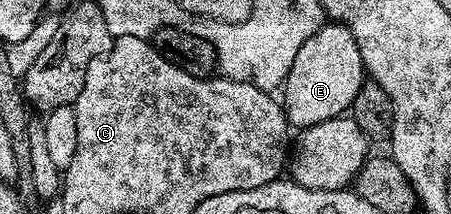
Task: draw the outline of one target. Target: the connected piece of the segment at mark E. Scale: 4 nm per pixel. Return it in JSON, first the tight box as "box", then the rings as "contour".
{"box":[283,22,367,130],"contour":[[[326,22],[319,30],[315,30],[315,34],[311,34],[311,38],[307,38],[307,42],[303,42],[303,46],[299,46],[299,54],[295,54],[295,62],[291,62],[291,70],[283,85],[285,116],[294,129],[302,130],[348,113],[353,107],[355,94],[359,94],[361,85],[366,79],[367,73],[361,61],[359,46],[351,30],[336,22]]]}

